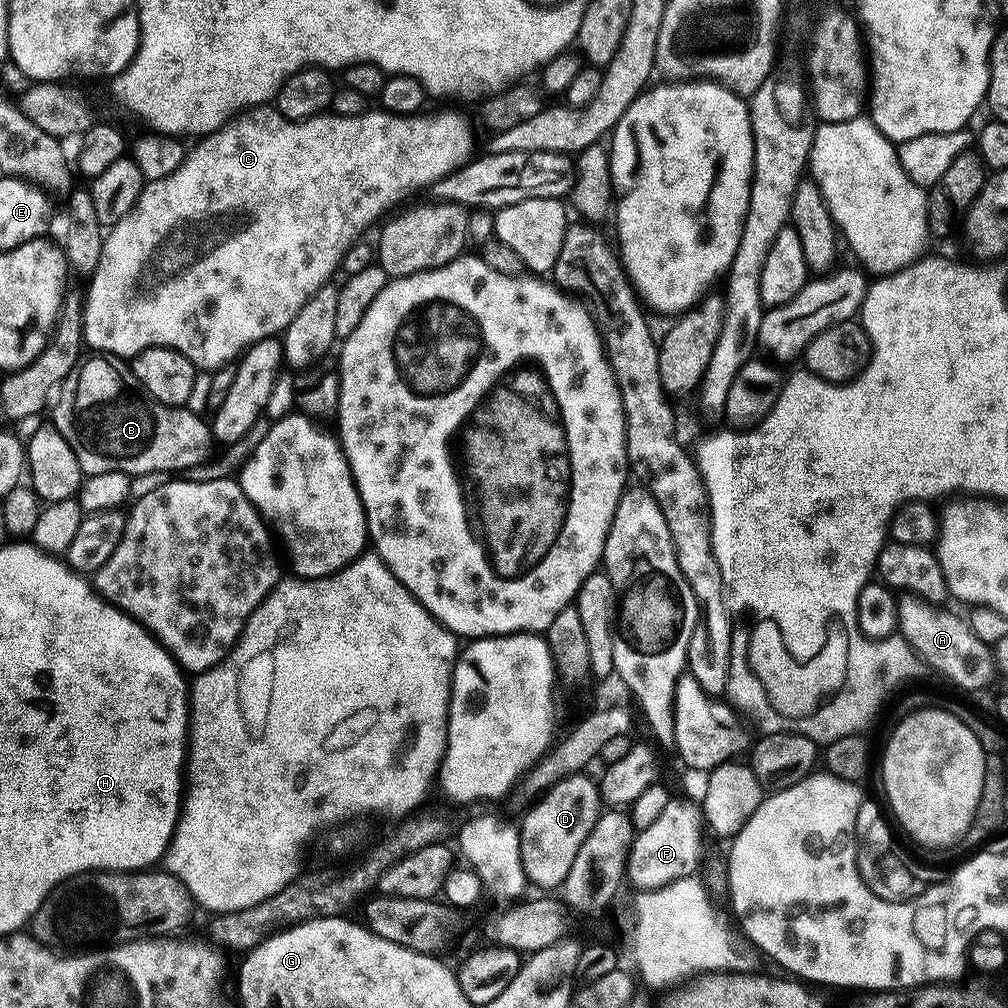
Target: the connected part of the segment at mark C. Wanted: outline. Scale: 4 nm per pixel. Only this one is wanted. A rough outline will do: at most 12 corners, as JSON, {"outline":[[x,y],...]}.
{"outline":[[241,112],[104,236],[83,343],[201,369],[469,159],[456,112]]}

